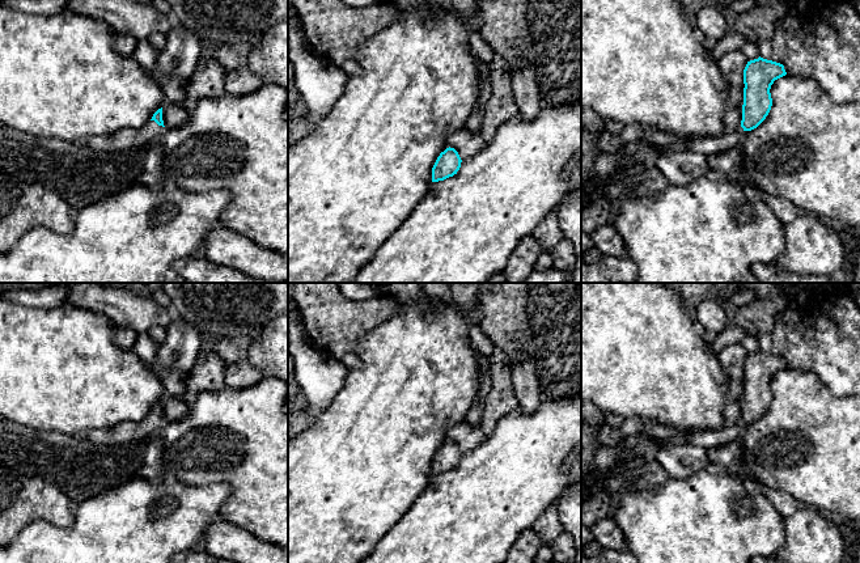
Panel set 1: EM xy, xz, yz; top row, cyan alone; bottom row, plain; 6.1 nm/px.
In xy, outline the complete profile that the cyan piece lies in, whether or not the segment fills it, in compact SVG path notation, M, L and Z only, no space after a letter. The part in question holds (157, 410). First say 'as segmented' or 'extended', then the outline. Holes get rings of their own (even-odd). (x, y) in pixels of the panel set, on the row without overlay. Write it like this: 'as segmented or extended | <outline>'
extended | M162 401L140 422L124 422L111 428L88 429L82 433L89 441L103 445L122 445L158 433L165 426Z

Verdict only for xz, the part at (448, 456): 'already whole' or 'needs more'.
already whole

